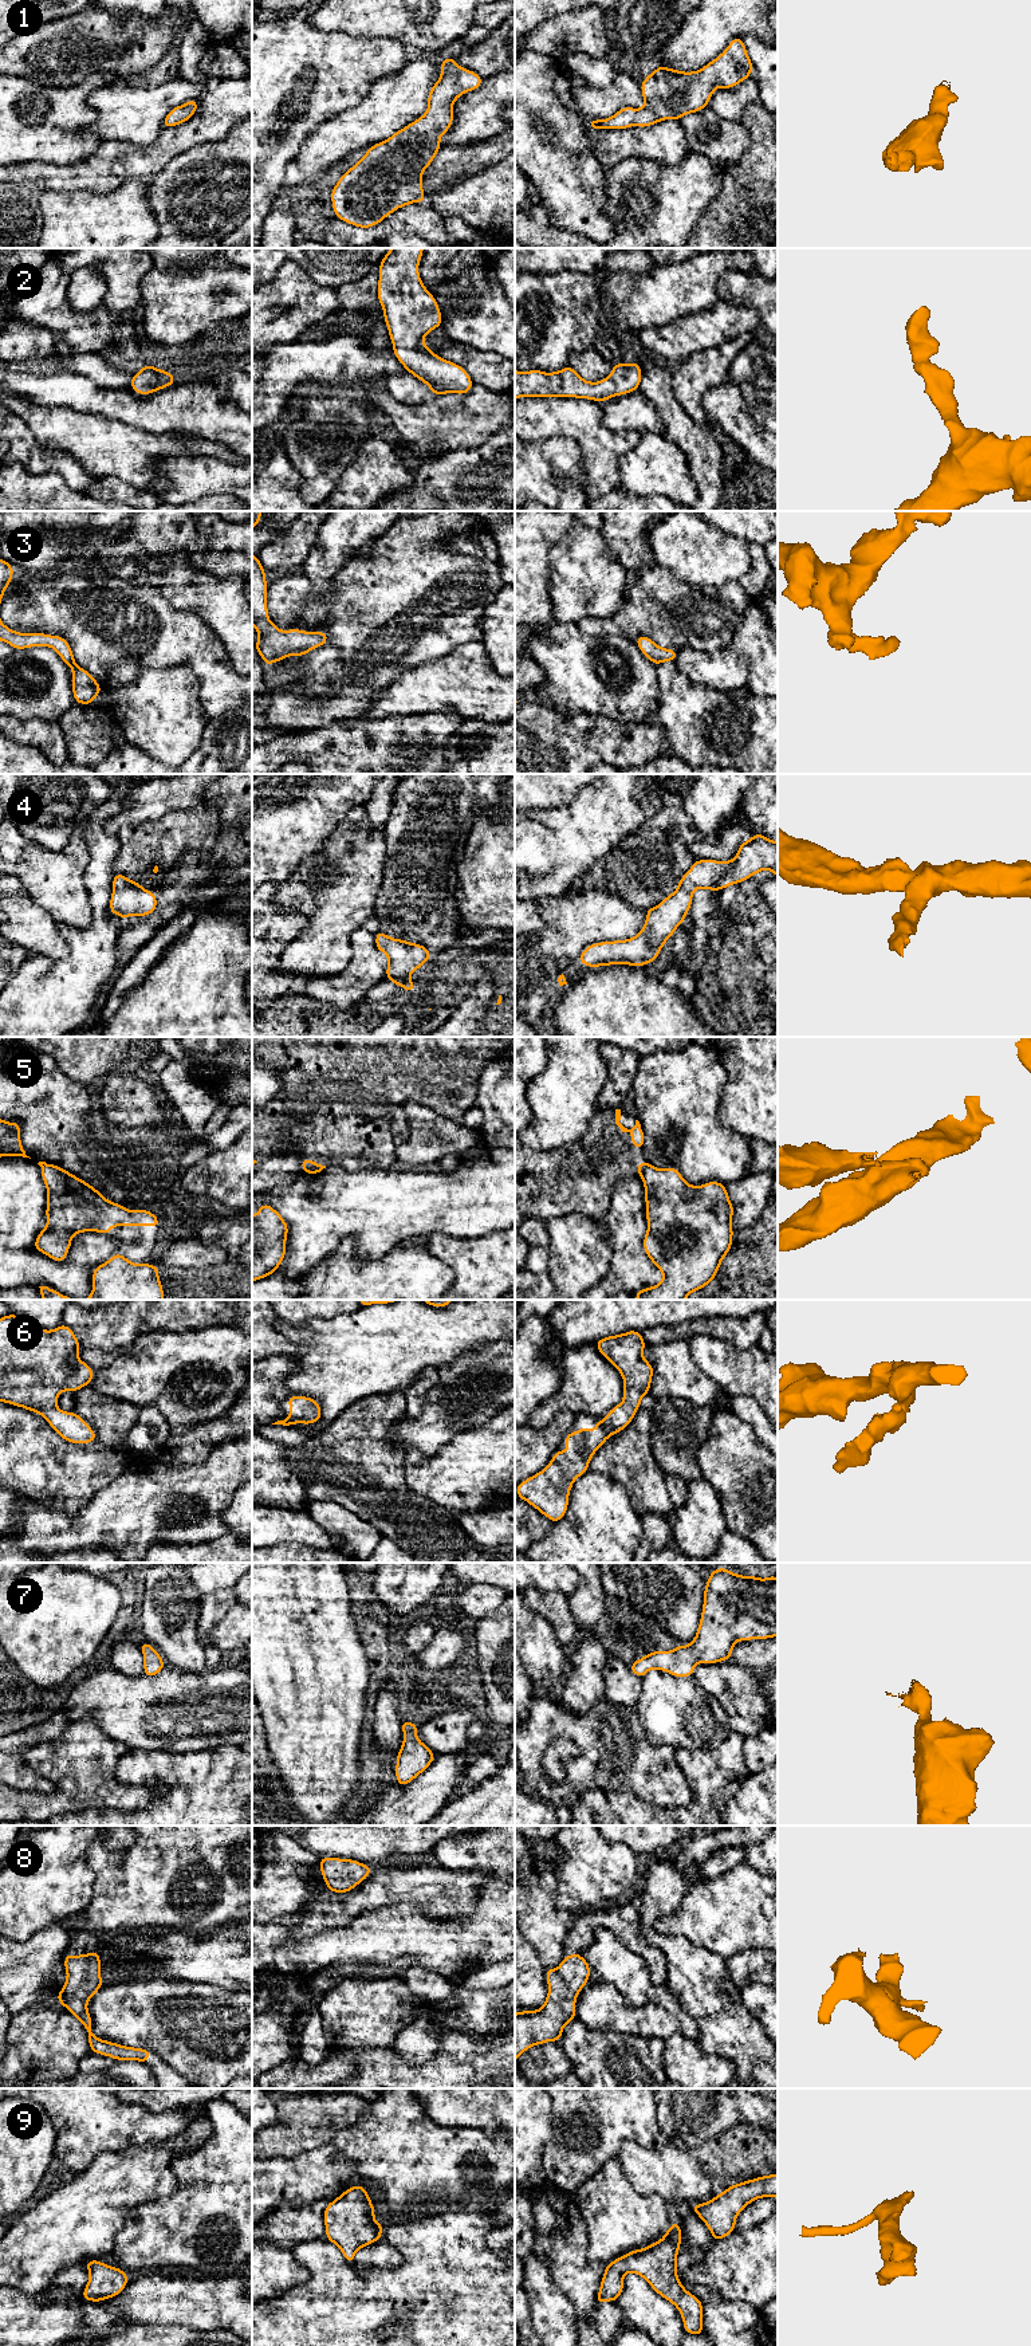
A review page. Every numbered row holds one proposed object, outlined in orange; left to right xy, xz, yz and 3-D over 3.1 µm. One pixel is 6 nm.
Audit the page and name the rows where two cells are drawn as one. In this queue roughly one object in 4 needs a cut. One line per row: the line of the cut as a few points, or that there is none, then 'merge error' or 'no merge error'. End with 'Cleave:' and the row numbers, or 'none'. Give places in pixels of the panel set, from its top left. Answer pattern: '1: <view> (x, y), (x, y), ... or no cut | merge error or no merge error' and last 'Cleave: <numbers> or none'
1: no cut | no merge error
2: no cut | no merge error
3: no cut | no merge error
4: no cut | no merge error
5: yz (648, 1164), (641, 1175) | merge error
6: no cut | no merge error
7: no cut | no merge error
8: no cut | no merge error
9: no cut | no merge error
Cleave: 5

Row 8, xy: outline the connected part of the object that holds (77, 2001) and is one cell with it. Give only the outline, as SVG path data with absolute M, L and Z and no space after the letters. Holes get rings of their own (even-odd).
M98 1950L79 1956L66 1953L64 1969L67 1978L63 1989L55 1997L84 2025L93 2052L110 2056L115 2060L138 2060L146 2064L150 2059L149 2050L102 2040L93 2033L93 2019L87 2011L87 2003L103 1985L99 1968L101 1957Z

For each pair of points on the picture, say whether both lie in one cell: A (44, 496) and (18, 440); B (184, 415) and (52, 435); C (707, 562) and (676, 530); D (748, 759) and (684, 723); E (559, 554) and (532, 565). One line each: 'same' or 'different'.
A: different
B: different
C: same
D: same
E: different

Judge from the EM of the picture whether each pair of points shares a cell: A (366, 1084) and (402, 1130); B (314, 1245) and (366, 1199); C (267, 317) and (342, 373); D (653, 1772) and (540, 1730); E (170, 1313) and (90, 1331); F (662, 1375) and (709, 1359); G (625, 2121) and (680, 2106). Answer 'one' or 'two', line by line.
A: two
B: one
C: two
D: one
E: one
F: two
G: two

